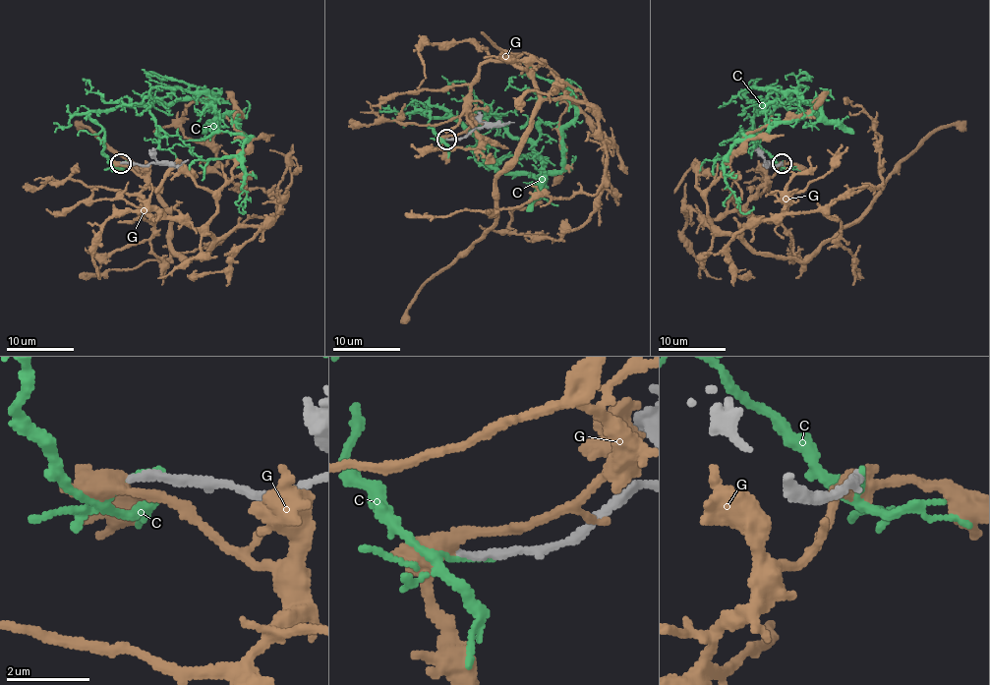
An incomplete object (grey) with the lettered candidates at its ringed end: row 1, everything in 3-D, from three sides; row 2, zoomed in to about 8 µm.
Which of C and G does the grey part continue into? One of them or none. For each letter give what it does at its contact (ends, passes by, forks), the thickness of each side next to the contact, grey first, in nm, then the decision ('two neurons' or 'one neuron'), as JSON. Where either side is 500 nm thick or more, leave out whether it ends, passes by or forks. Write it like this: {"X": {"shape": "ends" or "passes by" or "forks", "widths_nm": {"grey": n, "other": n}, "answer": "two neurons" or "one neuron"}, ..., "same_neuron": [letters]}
{"C": {"shape": "ends", "widths_nm": {"grey": 240, "other": 120}, "answer": "two neurons"}, "G": {"shape": "forks", "widths_nm": {"grey": 180, "other": 360}, "answer": "two neurons"}, "same_neuron": []}

